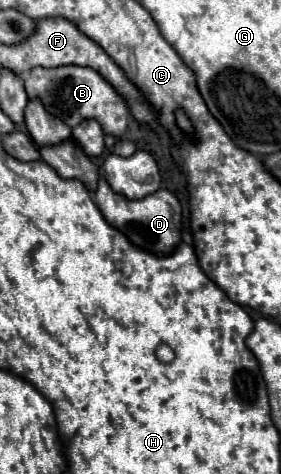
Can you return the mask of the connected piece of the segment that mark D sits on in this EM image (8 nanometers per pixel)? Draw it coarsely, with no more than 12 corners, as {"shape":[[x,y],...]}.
{"shape":[[100,176],[102,216],[136,246],[168,254],[182,208],[170,190],[130,200]]}

